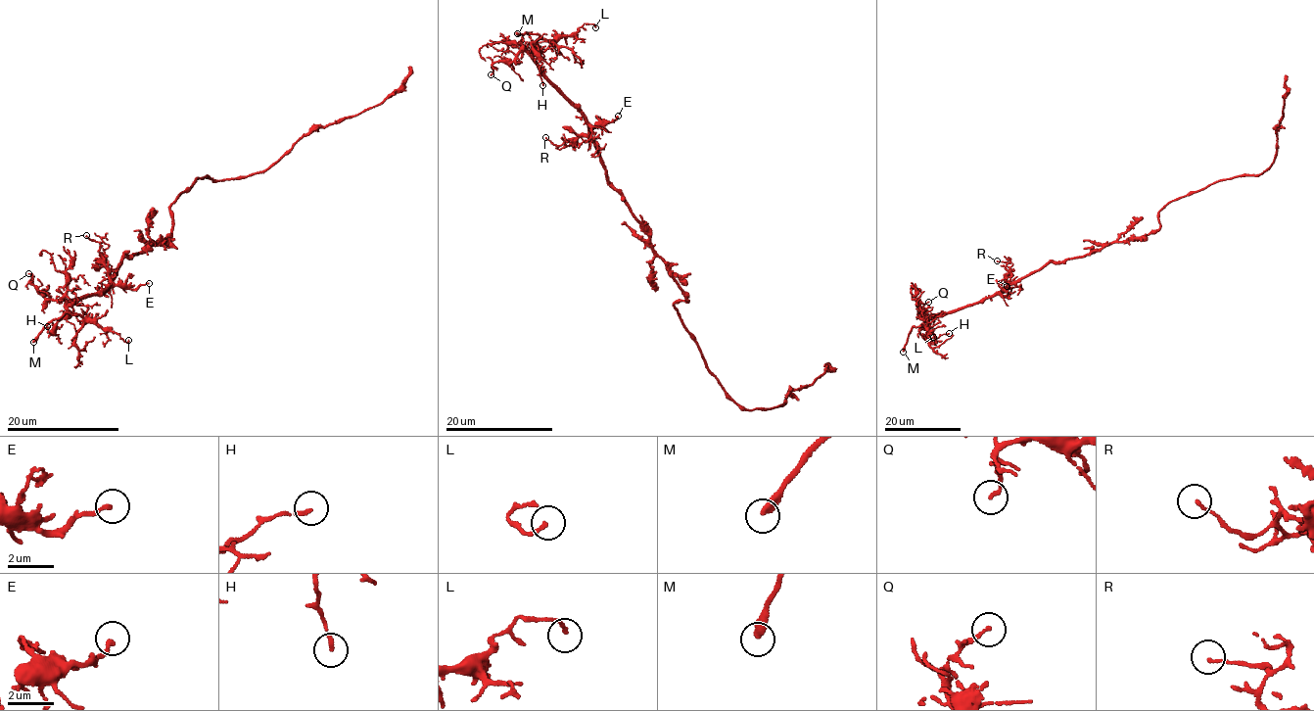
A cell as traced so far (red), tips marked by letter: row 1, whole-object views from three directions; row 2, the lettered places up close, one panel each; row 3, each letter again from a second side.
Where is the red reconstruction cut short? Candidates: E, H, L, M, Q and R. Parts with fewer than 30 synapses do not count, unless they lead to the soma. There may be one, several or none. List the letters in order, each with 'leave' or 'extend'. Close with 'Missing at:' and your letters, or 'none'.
E: leave
H: leave
L: leave
M: extend
Q: leave
R: leave
Missing at: M

